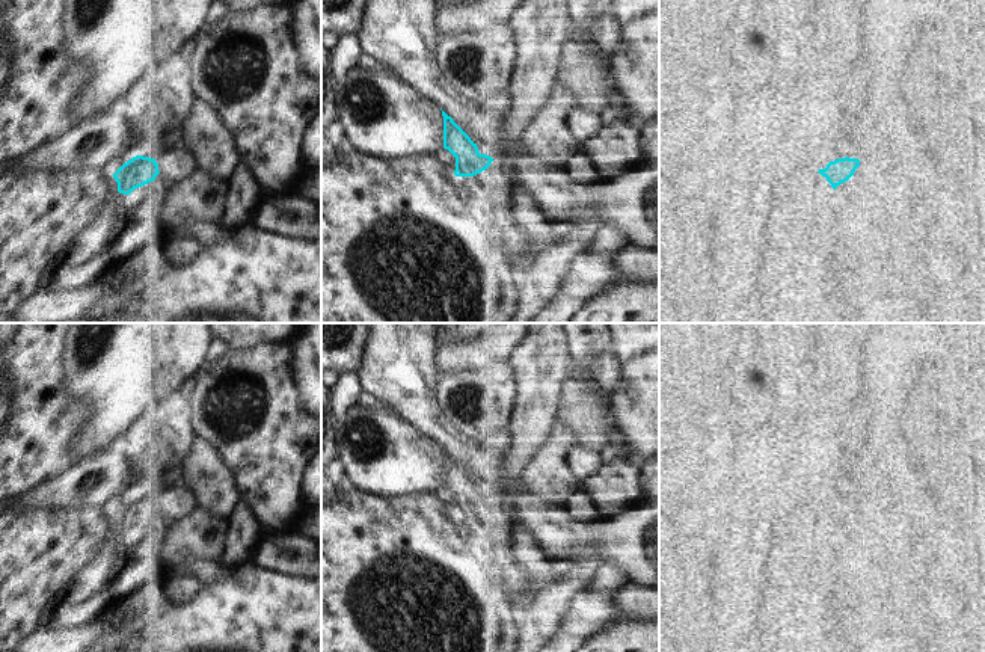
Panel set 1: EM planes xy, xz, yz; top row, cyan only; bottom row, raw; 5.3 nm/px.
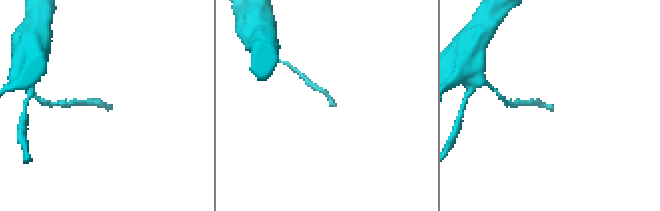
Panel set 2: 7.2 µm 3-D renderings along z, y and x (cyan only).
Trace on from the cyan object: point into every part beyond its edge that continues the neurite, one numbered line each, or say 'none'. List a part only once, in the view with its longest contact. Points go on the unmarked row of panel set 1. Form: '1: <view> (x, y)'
1: xy (160, 530).

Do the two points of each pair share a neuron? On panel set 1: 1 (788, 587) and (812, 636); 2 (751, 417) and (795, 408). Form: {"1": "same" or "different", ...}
{"1": "same", "2": "different"}

